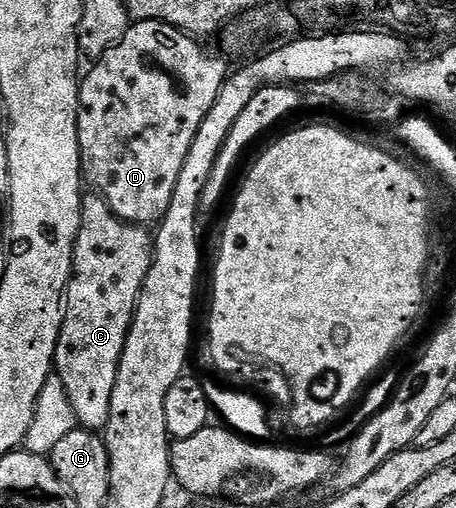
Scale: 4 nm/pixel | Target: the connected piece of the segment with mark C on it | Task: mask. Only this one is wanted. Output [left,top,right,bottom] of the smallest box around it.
[53,195,154,431]

